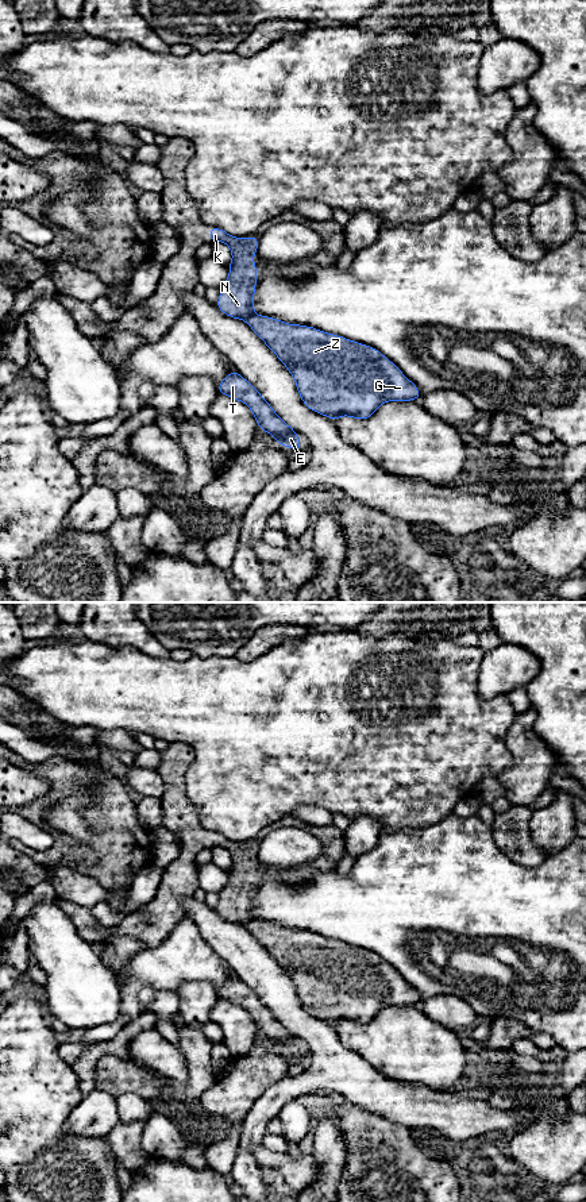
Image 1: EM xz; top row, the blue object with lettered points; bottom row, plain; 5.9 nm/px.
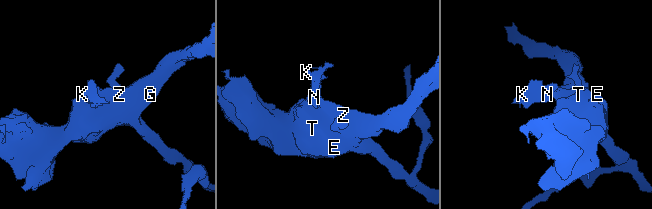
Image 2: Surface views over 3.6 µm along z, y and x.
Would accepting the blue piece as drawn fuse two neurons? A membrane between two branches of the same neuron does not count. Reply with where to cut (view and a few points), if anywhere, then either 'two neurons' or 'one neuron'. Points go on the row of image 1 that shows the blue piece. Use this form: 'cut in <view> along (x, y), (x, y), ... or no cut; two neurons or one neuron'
cut in xz along (253, 314), (246, 320); two neurons

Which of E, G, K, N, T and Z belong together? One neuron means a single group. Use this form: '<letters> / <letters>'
E G T Z / K N

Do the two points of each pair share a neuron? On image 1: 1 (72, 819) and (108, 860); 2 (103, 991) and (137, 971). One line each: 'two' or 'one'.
1: two
2: two

